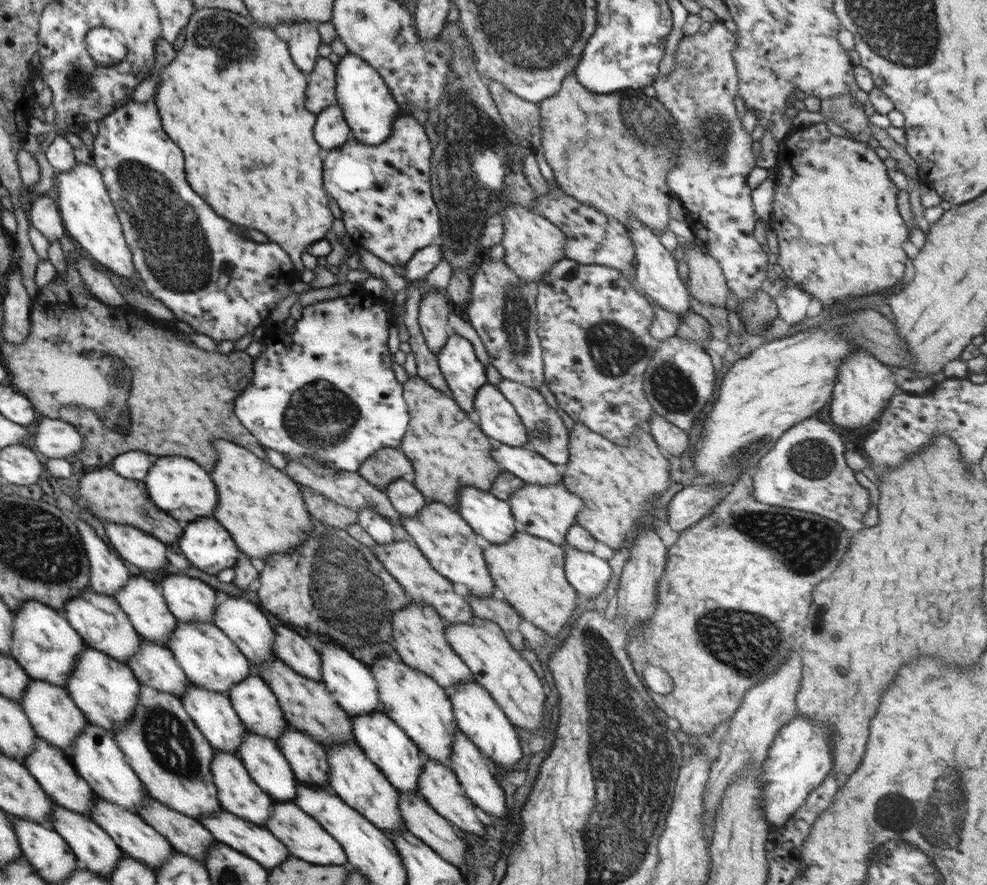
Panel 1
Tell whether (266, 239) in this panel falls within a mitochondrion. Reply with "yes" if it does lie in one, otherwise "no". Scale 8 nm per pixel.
no

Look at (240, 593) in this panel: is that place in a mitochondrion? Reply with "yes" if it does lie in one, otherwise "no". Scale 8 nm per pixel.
no

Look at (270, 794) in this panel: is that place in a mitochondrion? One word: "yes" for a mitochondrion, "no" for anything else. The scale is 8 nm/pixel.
no

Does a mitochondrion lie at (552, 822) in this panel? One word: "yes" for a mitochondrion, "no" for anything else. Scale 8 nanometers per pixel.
no

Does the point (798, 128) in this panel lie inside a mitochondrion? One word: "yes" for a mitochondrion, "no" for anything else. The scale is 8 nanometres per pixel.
no

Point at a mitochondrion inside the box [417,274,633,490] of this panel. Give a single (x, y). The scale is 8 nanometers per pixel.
(516, 312)

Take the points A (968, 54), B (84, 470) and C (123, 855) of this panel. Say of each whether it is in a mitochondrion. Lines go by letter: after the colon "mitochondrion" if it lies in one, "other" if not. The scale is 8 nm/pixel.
A: other
B: other
C: other

